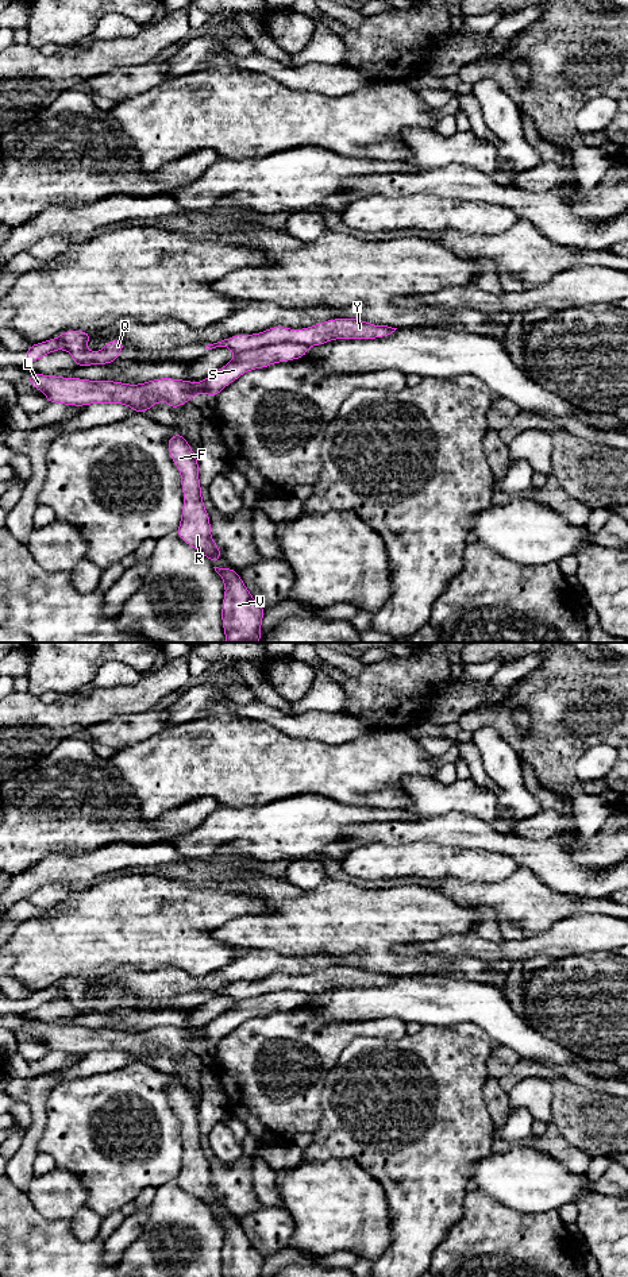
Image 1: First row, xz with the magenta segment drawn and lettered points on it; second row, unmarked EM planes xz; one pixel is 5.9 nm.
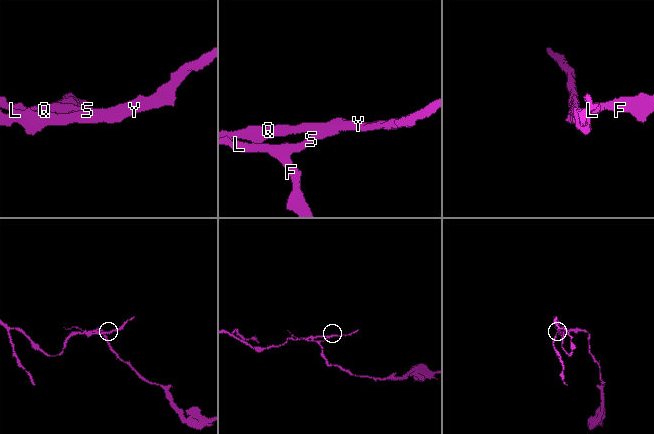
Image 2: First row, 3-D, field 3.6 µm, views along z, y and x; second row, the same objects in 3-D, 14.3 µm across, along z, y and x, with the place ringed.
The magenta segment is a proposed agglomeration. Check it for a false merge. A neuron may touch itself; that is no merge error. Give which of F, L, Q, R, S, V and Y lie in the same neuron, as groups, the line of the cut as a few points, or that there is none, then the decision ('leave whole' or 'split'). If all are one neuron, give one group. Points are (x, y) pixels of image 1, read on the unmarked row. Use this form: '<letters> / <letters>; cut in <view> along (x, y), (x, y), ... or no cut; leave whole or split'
F L R S V / Q Y; cut in xz along (307, 994), (272, 991), (235, 1002); split

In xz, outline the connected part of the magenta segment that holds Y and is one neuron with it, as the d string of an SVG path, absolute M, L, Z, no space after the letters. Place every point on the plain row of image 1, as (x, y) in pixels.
M331 967L304 977L271 975L254 983L240 981L205 994L207 998L226 995L235 1002L254 999L271 992L294 991L303 995L321 994L335 987L380 987L397 976L374 973L361 967Z

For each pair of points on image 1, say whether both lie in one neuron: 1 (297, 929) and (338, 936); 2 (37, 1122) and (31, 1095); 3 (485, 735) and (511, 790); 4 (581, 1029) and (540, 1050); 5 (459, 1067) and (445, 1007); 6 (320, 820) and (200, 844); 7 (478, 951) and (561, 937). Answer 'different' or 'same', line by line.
1: same
2: same
3: same
4: different
5: different
6: same
7: same

